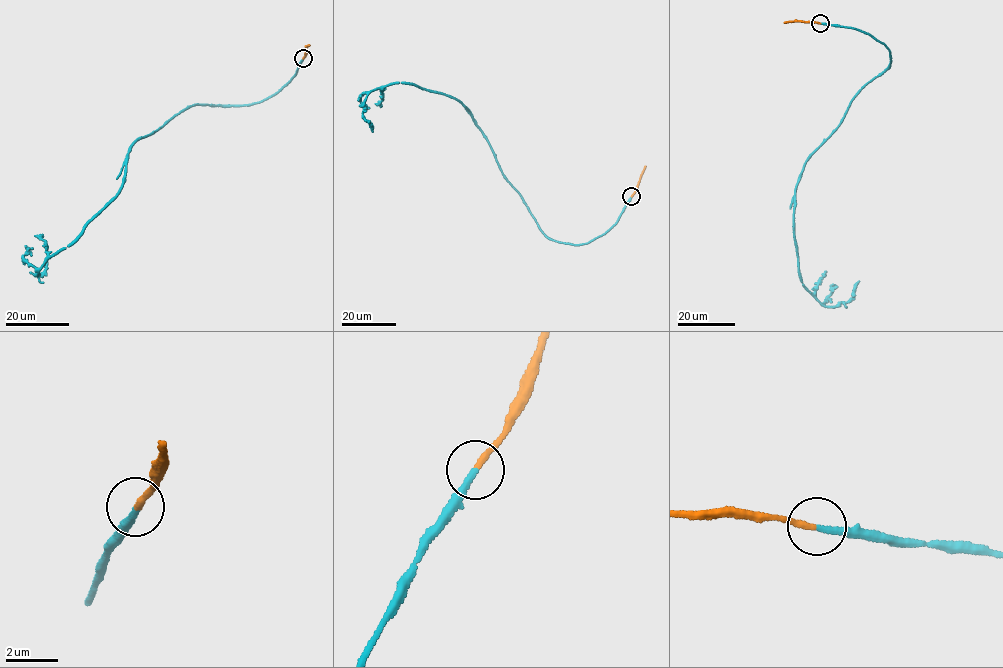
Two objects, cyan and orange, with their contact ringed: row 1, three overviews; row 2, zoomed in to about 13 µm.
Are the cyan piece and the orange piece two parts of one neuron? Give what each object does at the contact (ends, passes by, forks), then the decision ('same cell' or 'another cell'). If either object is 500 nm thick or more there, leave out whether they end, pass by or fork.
cyan ends; orange ends; same cell

